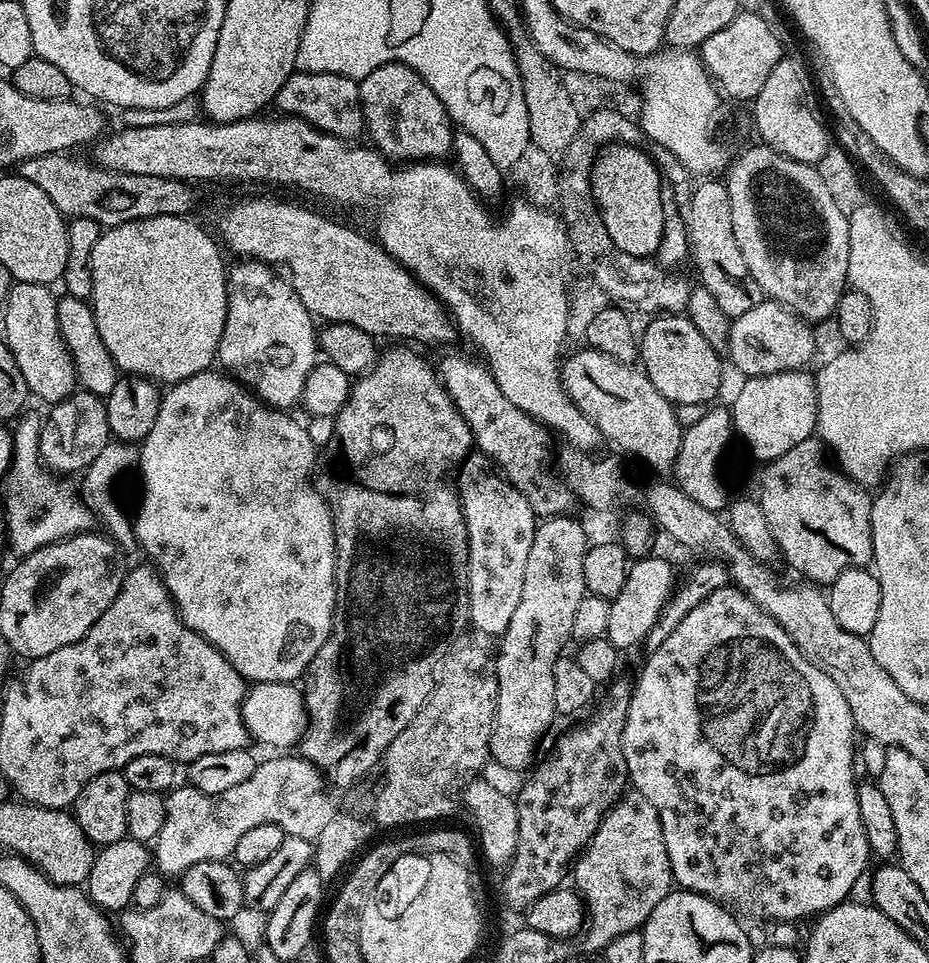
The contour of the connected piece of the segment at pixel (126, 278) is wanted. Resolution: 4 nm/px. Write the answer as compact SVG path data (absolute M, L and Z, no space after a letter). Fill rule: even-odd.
M187 215L142 218L101 231L98 242L94 242L90 265L90 303L98 322L98 334L102 334L102 342L106 342L106 350L110 350L117 369L164 386L209 371L217 359L226 324L228 274L225 253L215 239L212 241L194 221L188 219L192 218Z

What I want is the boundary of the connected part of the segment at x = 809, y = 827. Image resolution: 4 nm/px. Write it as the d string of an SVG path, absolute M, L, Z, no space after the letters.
M735 586L718 589L699 602L679 622L666 642L650 653L647 659L640 677L634 680L626 726L622 730L622 754L626 758L631 787L640 792L642 798L654 806L654 810L658 810L673 881L685 892L709 896L735 910L741 917L753 916L756 920L812 918L828 911L835 904L845 903L870 861L870 853L864 823L858 814L858 780L852 777L852 760L854 764L858 752L857 745L852 745L852 739L858 736L858 729L852 720L846 698L842 698L842 690L838 690L838 686L834 686L834 682L830 682L830 678L826 678L818 666L814 666L800 653L786 630L782 630L782 626L778 626L770 614L763 612L745 592Z

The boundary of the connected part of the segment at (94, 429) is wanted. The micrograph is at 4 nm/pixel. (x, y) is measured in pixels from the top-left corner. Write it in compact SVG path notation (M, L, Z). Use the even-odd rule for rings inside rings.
M79 389L53 405L48 412L41 423L39 438L40 456L45 467L58 474L81 473L98 458L99 451L112 438L105 399Z

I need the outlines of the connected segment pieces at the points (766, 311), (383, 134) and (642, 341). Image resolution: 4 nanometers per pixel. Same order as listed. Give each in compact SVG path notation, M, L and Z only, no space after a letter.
M761 299L746 314L735 317L731 321L730 342L726 353L727 359L732 359L732 364L741 372L741 377L765 376L779 372L798 372L809 367L812 355L816 352L816 336L812 333L813 325L795 316L789 308L784 308L775 300Z
M380 64L364 80L359 81L360 101L364 111L364 127L367 135L372 135L371 143L376 151L393 162L440 162L452 151L454 125L444 104L434 94L430 85L417 72L405 64Z
M660 314L650 320L652 321L645 326L644 332L642 328L638 336L638 364L654 384L654 389L658 390L659 394L668 399L673 406L677 404L707 405L712 402L708 400L714 399L720 392L721 353L716 352L714 346L710 346L710 342L702 338L702 334L698 334L694 322L690 322L687 315Z

